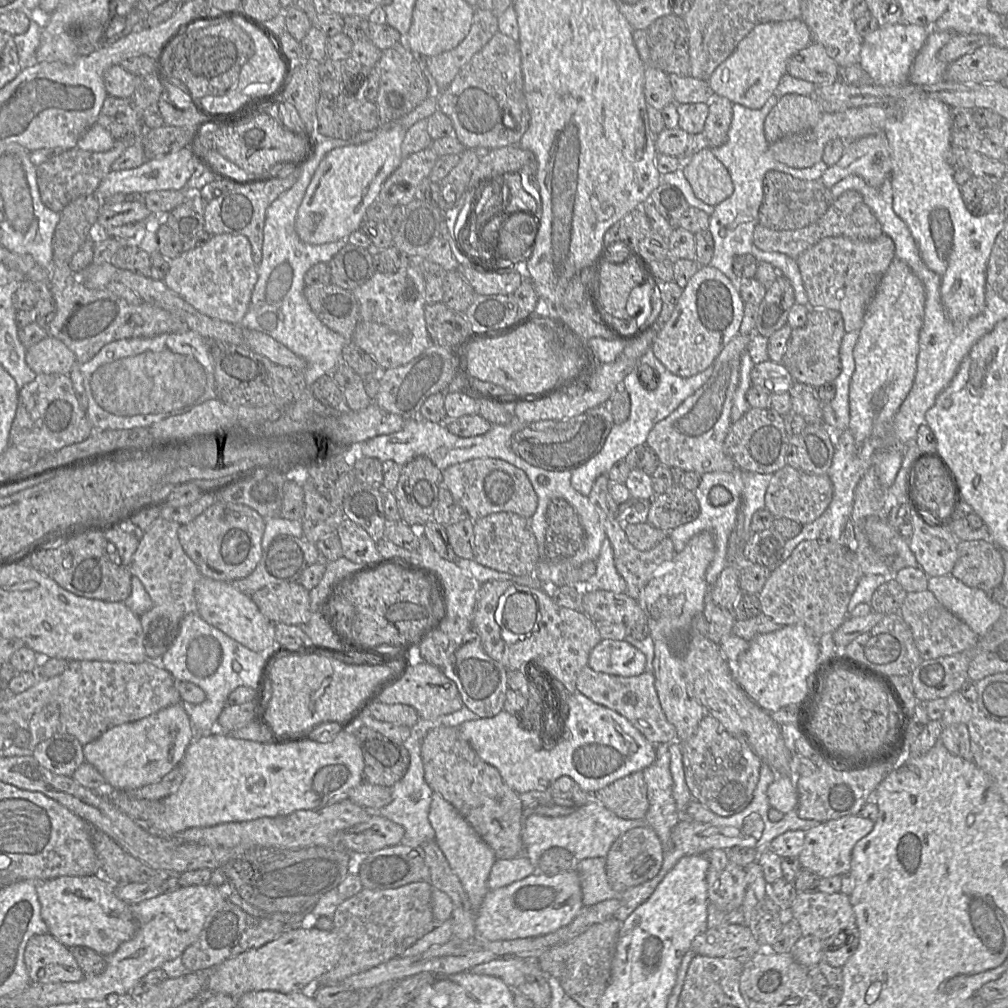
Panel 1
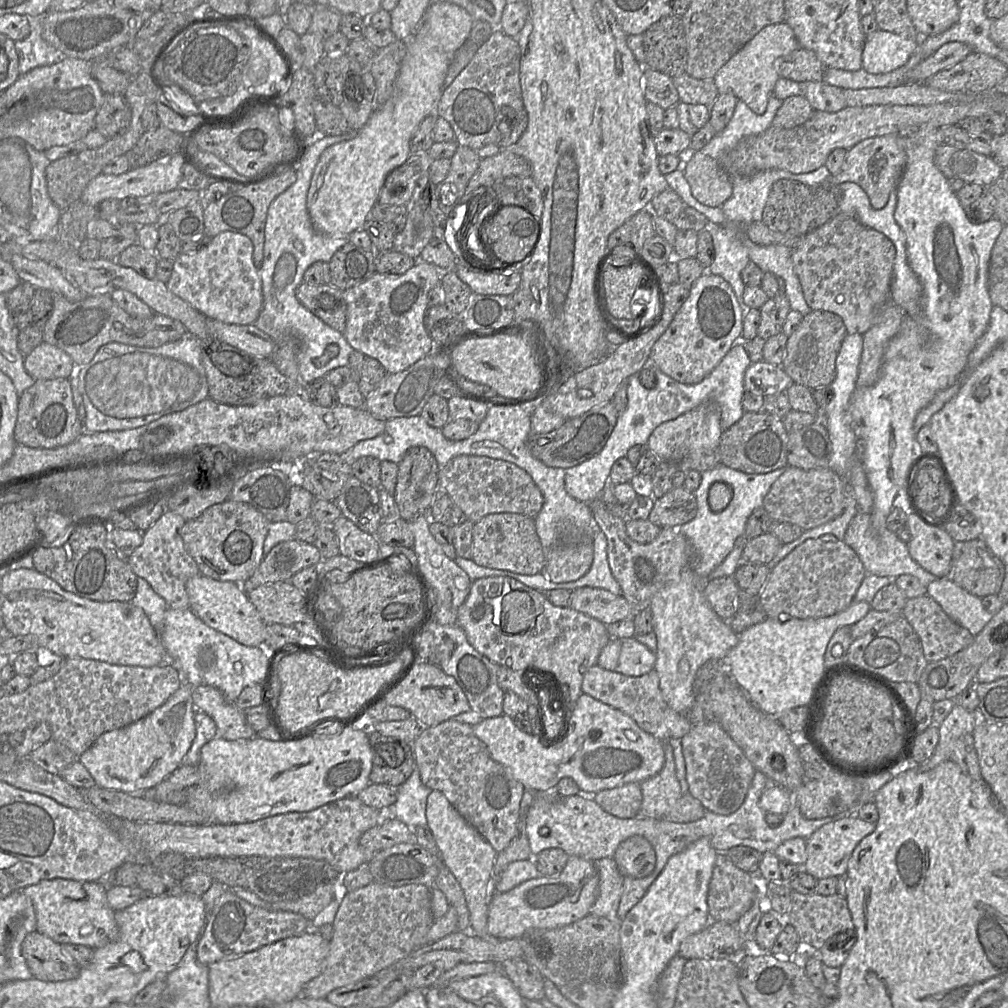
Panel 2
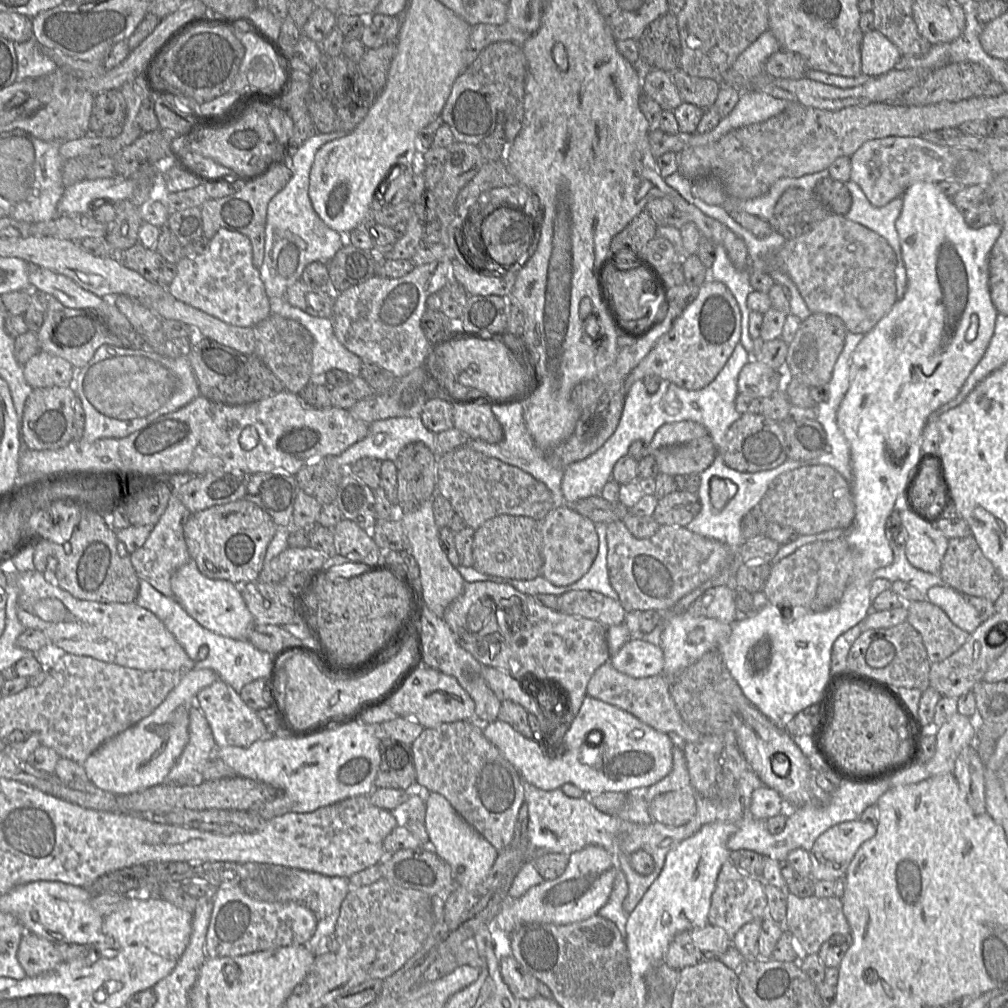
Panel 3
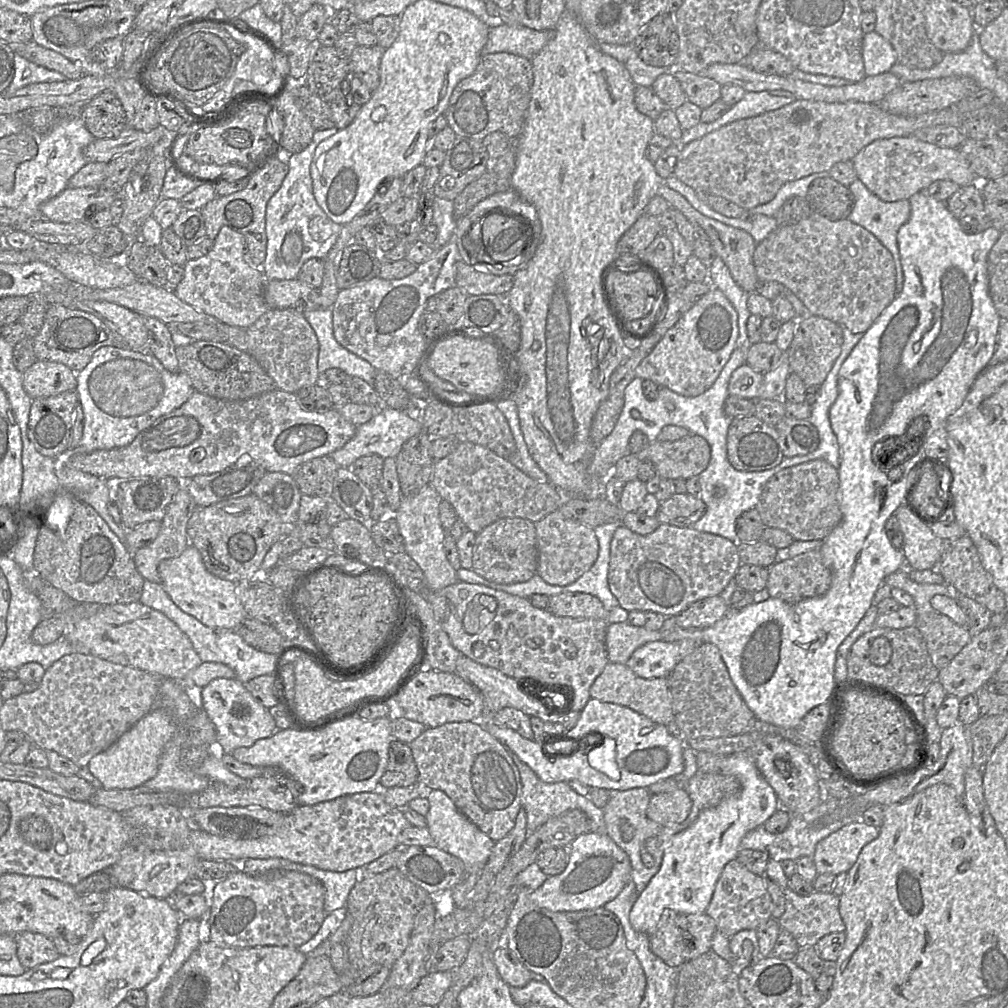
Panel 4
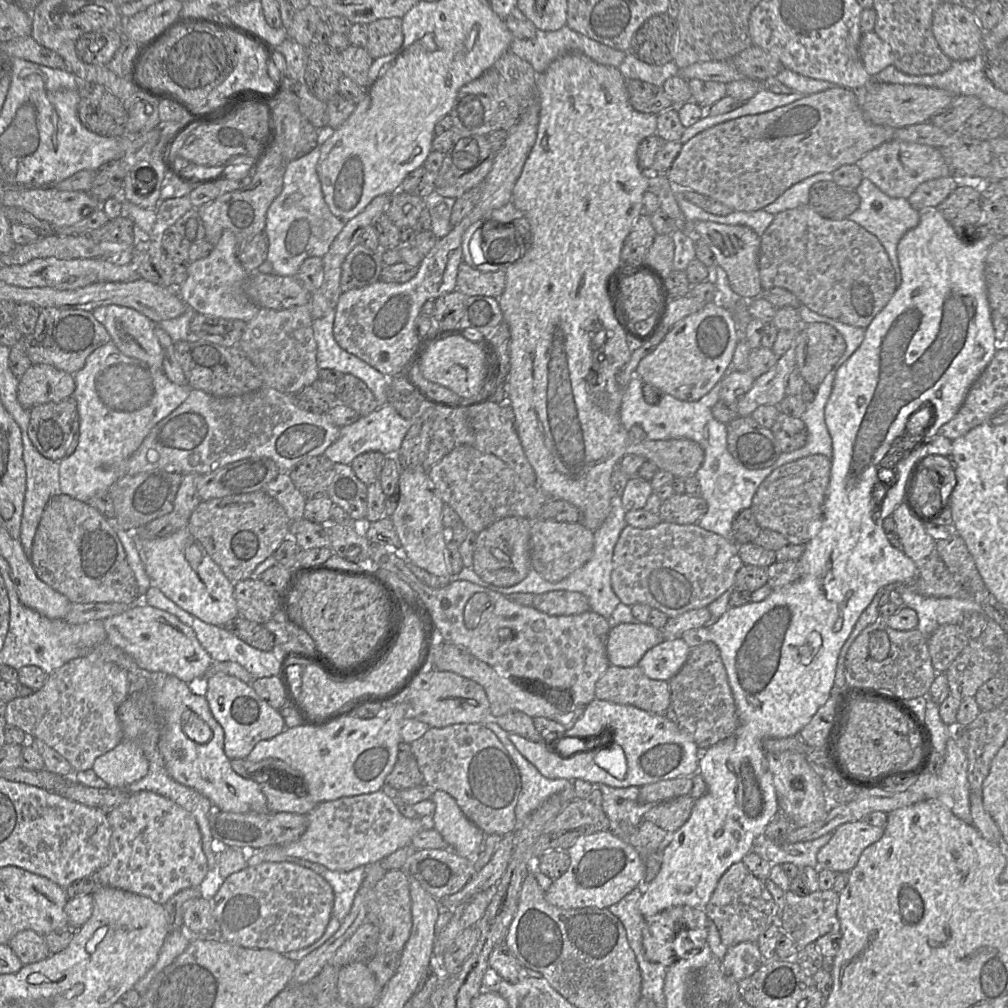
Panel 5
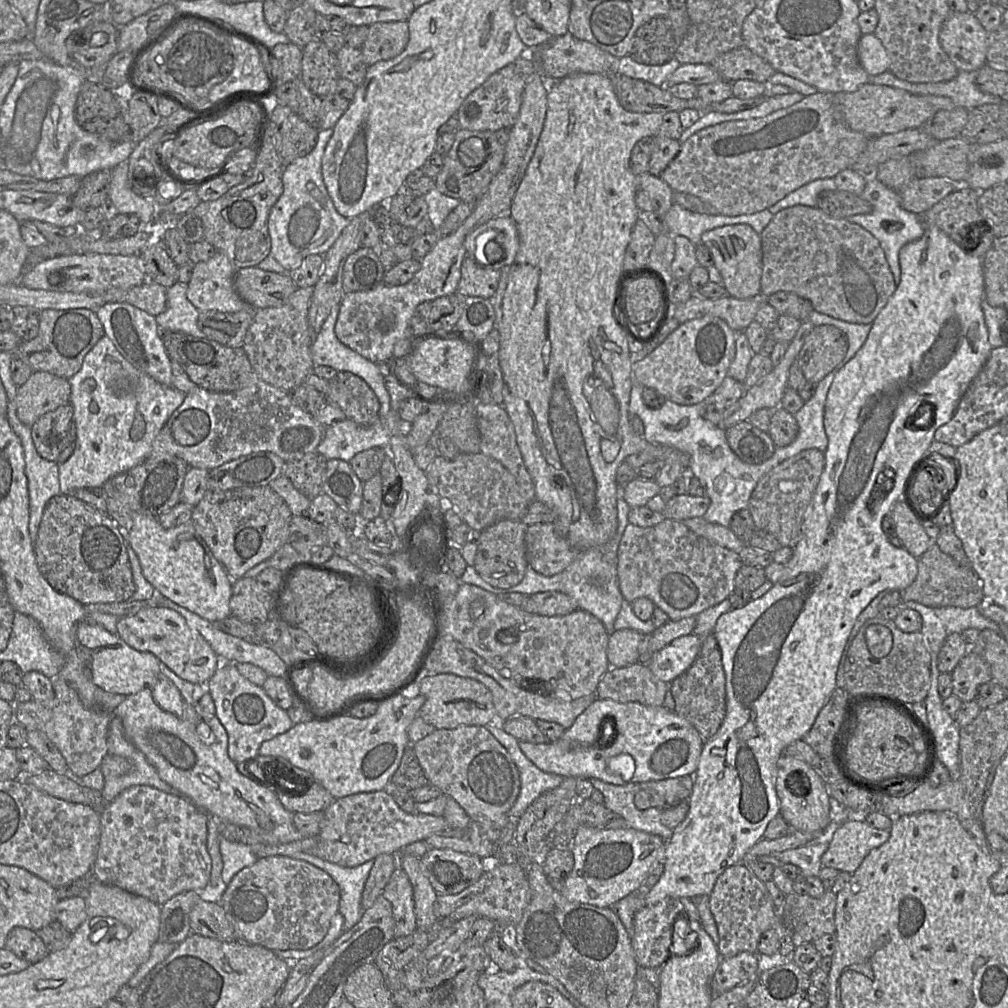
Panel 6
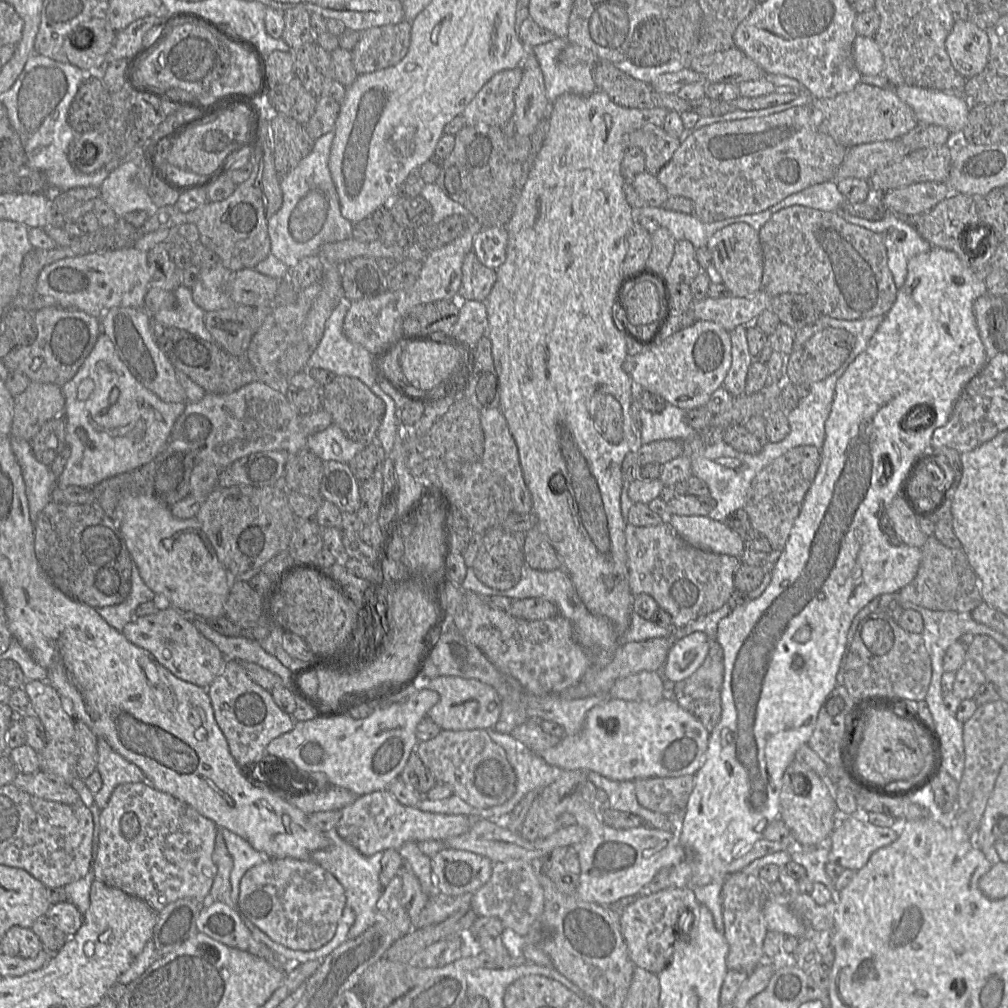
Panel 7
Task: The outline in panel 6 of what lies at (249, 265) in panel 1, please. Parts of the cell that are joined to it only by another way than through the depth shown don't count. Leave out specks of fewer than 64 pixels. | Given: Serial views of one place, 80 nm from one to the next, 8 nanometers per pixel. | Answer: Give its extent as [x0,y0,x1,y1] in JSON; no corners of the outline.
[187,252,254,313]

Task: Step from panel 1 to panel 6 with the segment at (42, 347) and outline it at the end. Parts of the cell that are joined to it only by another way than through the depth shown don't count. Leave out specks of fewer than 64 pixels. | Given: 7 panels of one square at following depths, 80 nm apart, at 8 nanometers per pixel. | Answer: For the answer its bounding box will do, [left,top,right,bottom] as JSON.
[16,372,71,427]

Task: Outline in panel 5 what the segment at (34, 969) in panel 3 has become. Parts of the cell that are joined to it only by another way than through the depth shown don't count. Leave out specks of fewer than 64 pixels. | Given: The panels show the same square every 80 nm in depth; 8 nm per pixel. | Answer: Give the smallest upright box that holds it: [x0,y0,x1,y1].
[8,930,51,965]

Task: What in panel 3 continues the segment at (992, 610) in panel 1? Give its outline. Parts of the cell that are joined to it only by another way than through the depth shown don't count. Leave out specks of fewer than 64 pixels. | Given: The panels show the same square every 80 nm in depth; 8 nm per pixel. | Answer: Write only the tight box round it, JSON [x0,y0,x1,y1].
[926,585,982,633]

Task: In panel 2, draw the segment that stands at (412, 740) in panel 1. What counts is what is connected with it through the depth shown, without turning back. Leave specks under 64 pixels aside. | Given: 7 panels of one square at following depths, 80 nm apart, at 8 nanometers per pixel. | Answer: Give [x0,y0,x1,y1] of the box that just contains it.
[383,763,431,829]

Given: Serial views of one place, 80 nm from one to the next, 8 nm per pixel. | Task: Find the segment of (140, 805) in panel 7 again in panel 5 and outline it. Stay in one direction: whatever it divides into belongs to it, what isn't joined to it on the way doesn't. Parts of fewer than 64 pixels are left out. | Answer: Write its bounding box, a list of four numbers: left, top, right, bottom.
[94,791,208,905]

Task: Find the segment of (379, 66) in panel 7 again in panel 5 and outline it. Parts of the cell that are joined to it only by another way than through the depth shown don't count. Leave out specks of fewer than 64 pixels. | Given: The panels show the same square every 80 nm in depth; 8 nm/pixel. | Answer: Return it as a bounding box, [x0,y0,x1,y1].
[365,18,403,60]

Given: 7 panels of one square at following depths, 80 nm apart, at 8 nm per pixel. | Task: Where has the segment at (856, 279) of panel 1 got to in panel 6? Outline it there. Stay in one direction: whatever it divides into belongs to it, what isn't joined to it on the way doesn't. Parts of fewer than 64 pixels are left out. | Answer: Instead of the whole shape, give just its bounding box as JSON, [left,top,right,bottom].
[761,205,896,324]

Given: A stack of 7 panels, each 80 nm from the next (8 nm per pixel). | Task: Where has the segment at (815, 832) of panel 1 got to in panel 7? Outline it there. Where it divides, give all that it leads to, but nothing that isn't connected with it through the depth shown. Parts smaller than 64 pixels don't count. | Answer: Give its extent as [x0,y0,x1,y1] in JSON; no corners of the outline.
[828,817,898,871]

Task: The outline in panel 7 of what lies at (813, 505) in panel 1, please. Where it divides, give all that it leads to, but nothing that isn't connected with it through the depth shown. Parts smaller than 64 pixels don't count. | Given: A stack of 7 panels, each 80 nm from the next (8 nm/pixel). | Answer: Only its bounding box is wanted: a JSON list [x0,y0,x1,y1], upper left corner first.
[743,446,820,550]

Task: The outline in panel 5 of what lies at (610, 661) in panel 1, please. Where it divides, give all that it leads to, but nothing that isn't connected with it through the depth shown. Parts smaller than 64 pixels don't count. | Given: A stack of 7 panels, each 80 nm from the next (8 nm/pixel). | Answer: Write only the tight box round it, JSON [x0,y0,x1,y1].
[637,637,690,682]

